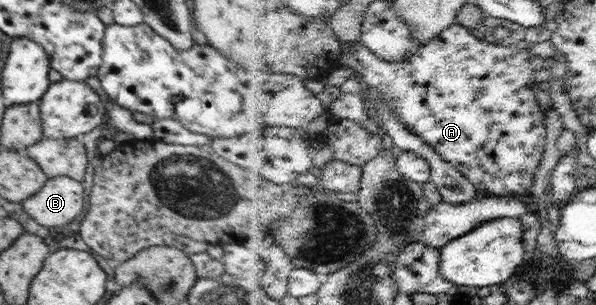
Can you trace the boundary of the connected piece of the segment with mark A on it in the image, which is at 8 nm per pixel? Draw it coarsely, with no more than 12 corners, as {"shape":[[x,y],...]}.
{"shape":[[456,23],[339,64],[483,195],[532,191],[545,116],[526,40]]}

